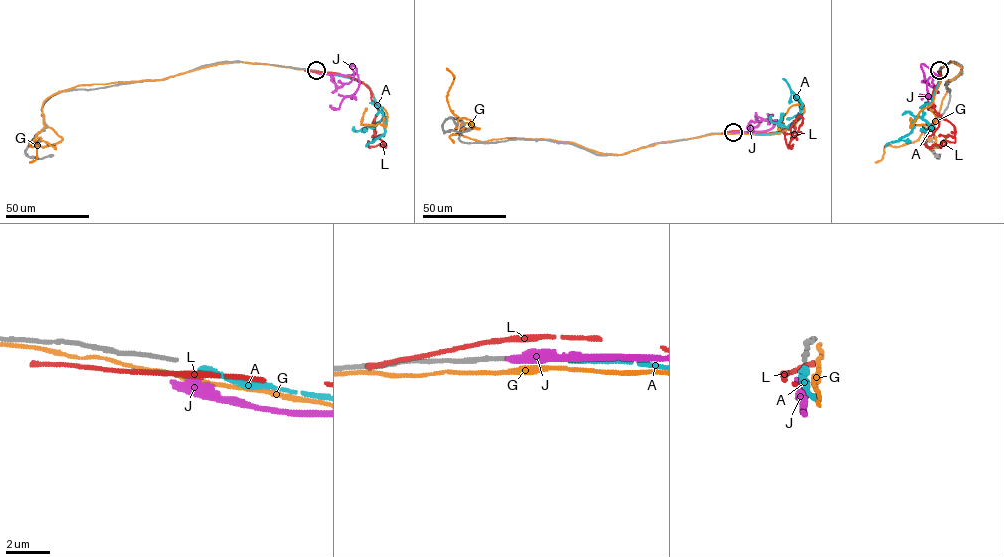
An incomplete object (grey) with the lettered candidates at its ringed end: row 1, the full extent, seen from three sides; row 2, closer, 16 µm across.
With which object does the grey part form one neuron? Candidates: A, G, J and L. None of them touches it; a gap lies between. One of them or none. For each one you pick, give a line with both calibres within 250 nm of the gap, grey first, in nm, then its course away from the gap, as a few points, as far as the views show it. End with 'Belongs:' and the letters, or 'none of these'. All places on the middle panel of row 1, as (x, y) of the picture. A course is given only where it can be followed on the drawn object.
A: calibres 180 and 300 nm; course (734, 132), (780, 132), (800, 116), (802, 102), (783, 78)
Belongs: A

